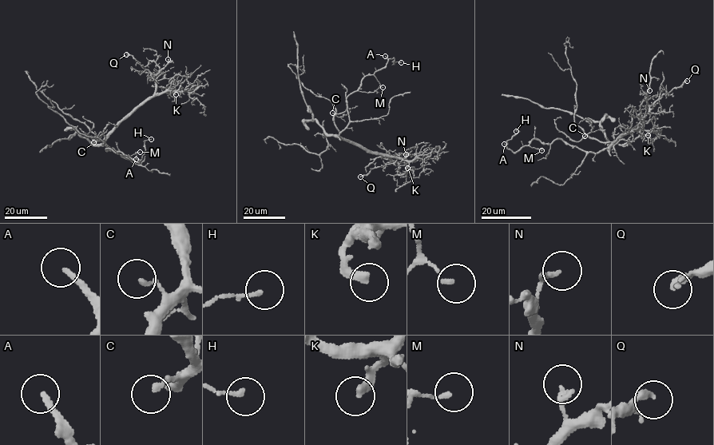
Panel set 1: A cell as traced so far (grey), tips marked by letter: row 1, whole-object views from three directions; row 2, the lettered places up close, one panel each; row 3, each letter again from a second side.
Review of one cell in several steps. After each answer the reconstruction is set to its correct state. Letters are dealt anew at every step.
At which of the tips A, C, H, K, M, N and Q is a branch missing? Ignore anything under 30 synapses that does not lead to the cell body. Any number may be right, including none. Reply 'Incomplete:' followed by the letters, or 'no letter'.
Incomplete: no letter

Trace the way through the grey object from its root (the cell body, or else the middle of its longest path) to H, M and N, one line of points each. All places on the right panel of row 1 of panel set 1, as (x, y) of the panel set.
H: (611, 145), (594, 152), (565, 145), (559, 139), (549, 144), (535, 138), (513, 152), (505, 145), (516, 131)
M: (611, 145), (594, 152), (565, 145), (559, 139), (549, 144), (533, 139), (529, 145), (541, 150)
N: (611, 145), (640, 123), (648, 111), (646, 97), (649, 90)

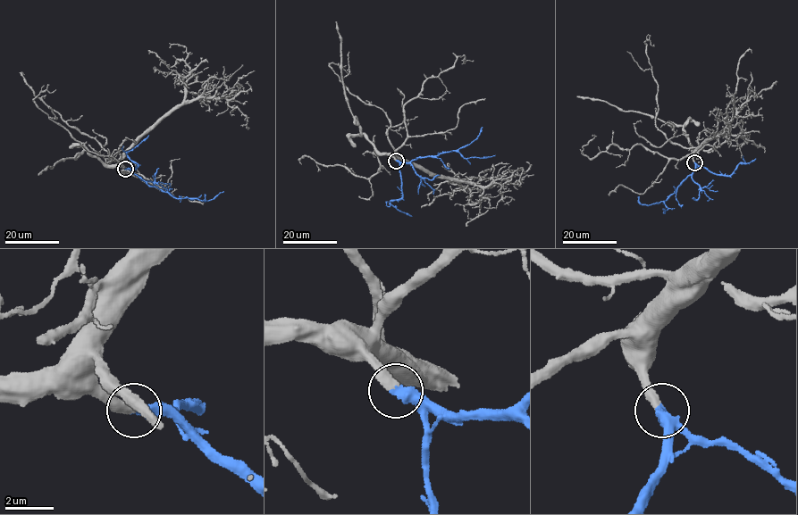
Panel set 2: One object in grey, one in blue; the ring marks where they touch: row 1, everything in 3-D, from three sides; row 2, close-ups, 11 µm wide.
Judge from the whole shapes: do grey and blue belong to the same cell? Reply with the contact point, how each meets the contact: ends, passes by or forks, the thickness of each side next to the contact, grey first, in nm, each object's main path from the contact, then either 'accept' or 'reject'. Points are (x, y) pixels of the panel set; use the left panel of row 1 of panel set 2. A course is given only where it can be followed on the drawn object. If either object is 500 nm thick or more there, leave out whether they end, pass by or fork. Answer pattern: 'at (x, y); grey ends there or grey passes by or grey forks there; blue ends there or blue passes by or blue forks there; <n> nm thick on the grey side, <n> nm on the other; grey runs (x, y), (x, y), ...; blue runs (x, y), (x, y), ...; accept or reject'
at (125, 169); grey ends there; blue ends there; 440 nm thick on the grey side, 440 nm on the other; grey runs (125, 169), (121, 165), (121, 158), (144, 135), (180, 106), (200, 97), (225, 98), (247, 118), (247, 129); blue runs (125, 169), (140, 177), (148, 185), (168, 191), (175, 198), (209, 201), (223, 191); accept

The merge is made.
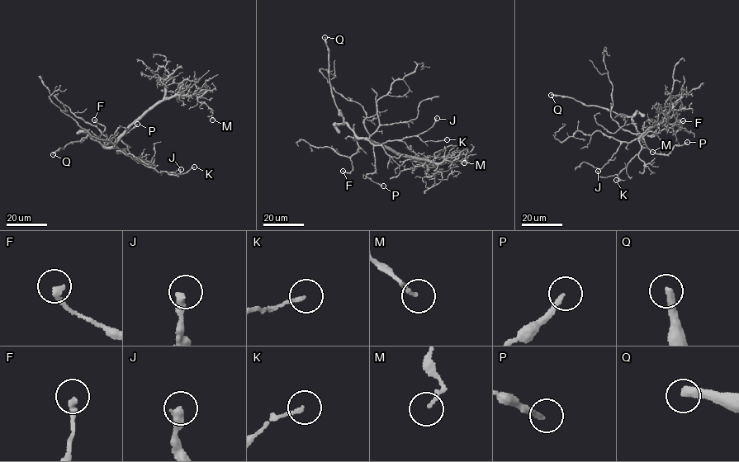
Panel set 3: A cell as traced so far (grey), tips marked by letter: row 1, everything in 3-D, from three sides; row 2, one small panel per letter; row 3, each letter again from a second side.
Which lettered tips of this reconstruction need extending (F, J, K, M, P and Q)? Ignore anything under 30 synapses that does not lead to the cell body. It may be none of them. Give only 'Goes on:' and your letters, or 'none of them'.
Goes on: Q

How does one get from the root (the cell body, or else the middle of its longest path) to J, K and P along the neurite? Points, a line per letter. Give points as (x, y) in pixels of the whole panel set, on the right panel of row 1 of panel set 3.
J: (641, 136), (640, 151), (618, 175), (604, 177), (598, 175), (598, 171)
K: (641, 136), (640, 151), (618, 174), (620, 180), (618, 184), (616, 180)
P: (641, 136), (639, 143), (642, 147), (665, 154), (668, 154), (675, 145), (680, 146), (687, 142)

